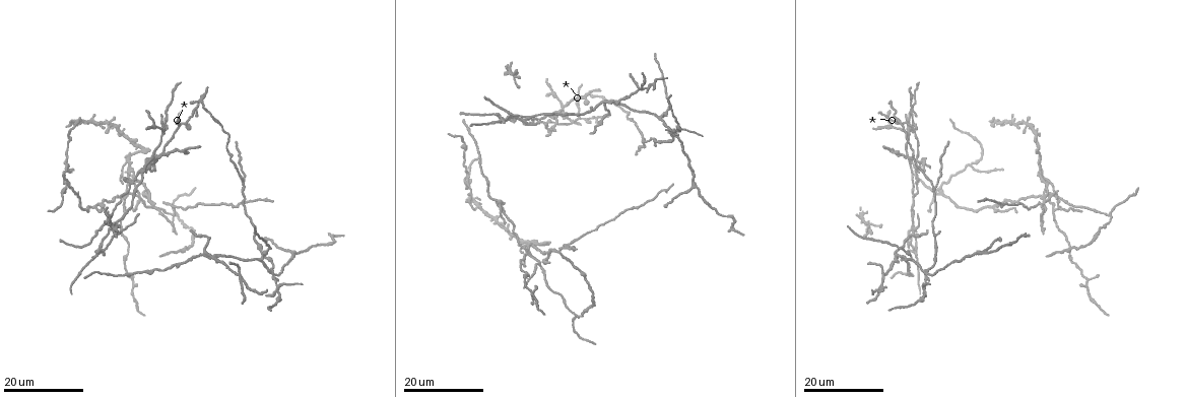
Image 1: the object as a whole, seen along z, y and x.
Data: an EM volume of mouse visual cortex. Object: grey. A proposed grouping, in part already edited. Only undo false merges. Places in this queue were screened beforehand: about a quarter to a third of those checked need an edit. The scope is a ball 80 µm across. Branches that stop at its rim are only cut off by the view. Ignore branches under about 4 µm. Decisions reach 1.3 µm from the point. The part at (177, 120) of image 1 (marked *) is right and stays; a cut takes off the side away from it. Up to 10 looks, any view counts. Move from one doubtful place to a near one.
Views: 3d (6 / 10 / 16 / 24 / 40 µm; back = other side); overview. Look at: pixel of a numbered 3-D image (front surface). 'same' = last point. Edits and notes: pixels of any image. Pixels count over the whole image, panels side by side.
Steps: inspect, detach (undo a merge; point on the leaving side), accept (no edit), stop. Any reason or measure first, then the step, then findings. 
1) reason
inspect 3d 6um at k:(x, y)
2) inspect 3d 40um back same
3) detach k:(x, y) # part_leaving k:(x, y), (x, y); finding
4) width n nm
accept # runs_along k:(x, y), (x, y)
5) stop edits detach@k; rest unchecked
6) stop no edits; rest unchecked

looks like a crossing
inspect 3d 24um at 1:(555, 124)

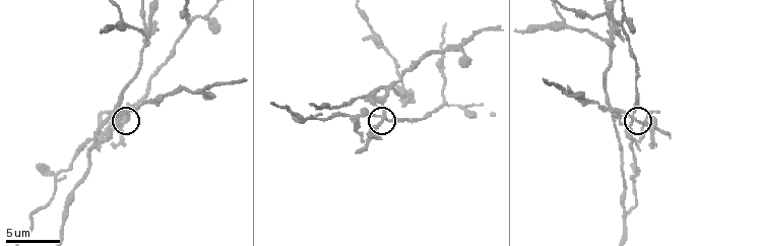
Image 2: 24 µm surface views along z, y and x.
inspect 3d 6um at 2:(631, 116)

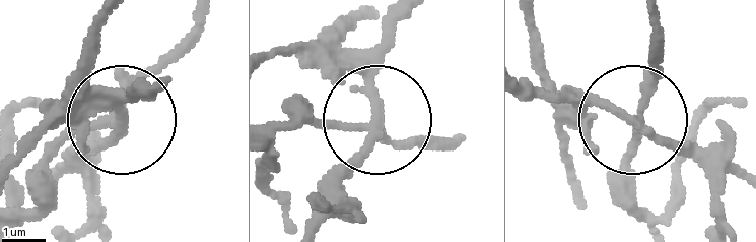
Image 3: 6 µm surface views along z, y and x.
side_arm 58 um
detach 3:(94, 105) # part_leaving 3:(374, 126), (352, 85), (272, 53); two neurons meet here

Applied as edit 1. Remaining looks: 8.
inspect overview

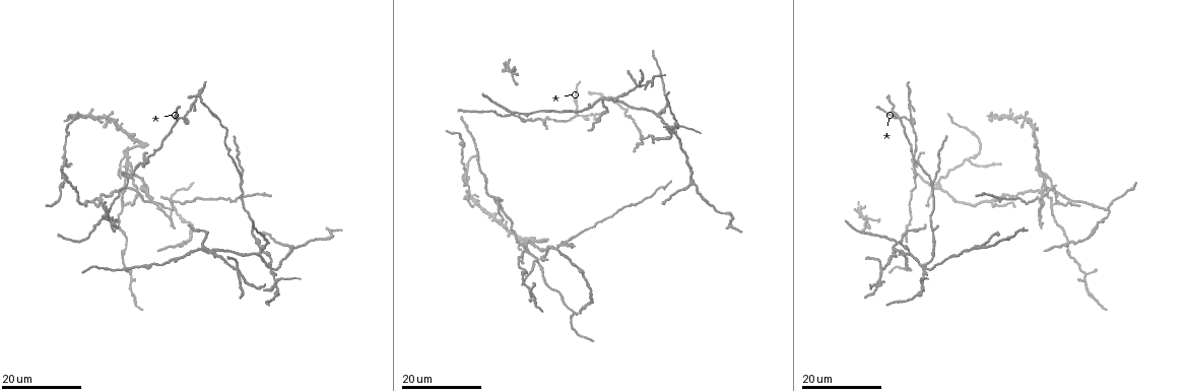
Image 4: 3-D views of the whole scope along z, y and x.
three-way junction
inspect 3d 16um at 4:(909, 254)

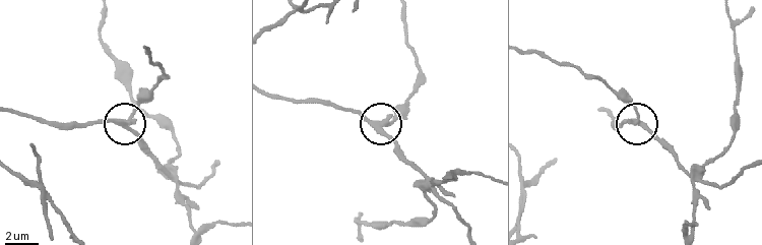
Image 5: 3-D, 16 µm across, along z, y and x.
inspect 3d 10um at 5:(385, 125)

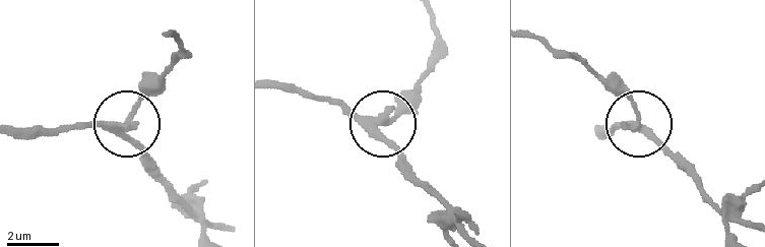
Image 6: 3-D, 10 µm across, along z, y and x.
arms 3
detach 6:(145, 93) # part_leaving 6:(382, 120), (393, 118), (431, 59), (433, 13); a second neuron is stuck on

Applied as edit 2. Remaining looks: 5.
inspect 3d 24um at 4:(923, 265)

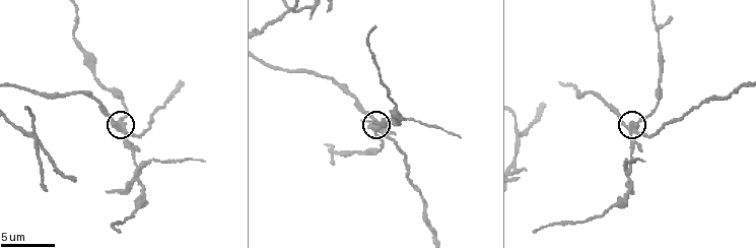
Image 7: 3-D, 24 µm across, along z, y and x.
zoom in
inspect 3d 10um at 7:(635, 125)

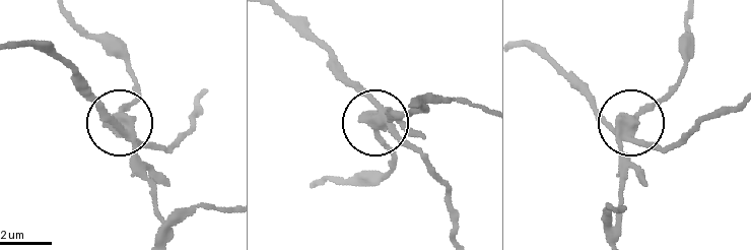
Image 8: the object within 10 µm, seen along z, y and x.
width 460 nm
accept # runs_along 8:(737, 102), (671, 143), (652, 147), (574, 84); one neuron here

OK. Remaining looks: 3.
a fork
inspect 3d 10um at 2:(446, 104)

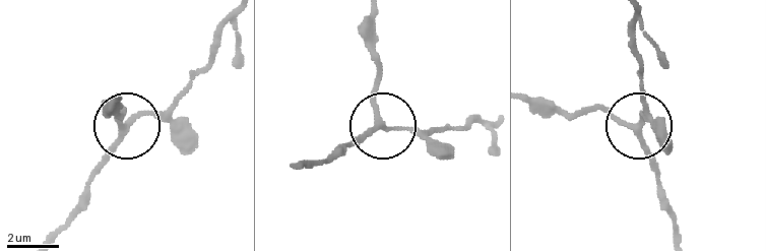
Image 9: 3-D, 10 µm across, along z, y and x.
width 190 nm
accept # runs_along 9:(370, 18), (376, 104), (385, 123), (396, 130), (452, 130); all the same neuron

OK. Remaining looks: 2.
three-way junction
inspect 3d 24um at 4:(241, 182)

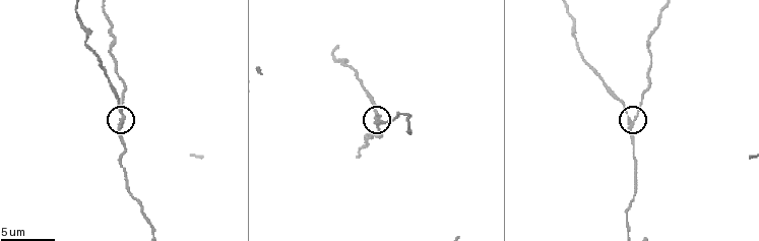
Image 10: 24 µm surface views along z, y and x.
inspect 3d 10um at 10:(630, 118)

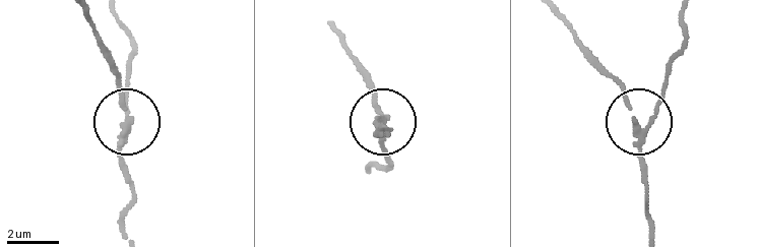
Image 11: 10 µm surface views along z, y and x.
arms 3
detach 11:(383, 145) # part_leaving 11:(128, 129), (128, 33), (117, 13); a second neuron is stuck on

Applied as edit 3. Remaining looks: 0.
stop edits detach@3, detach@6, detach@11; rest unchecked

